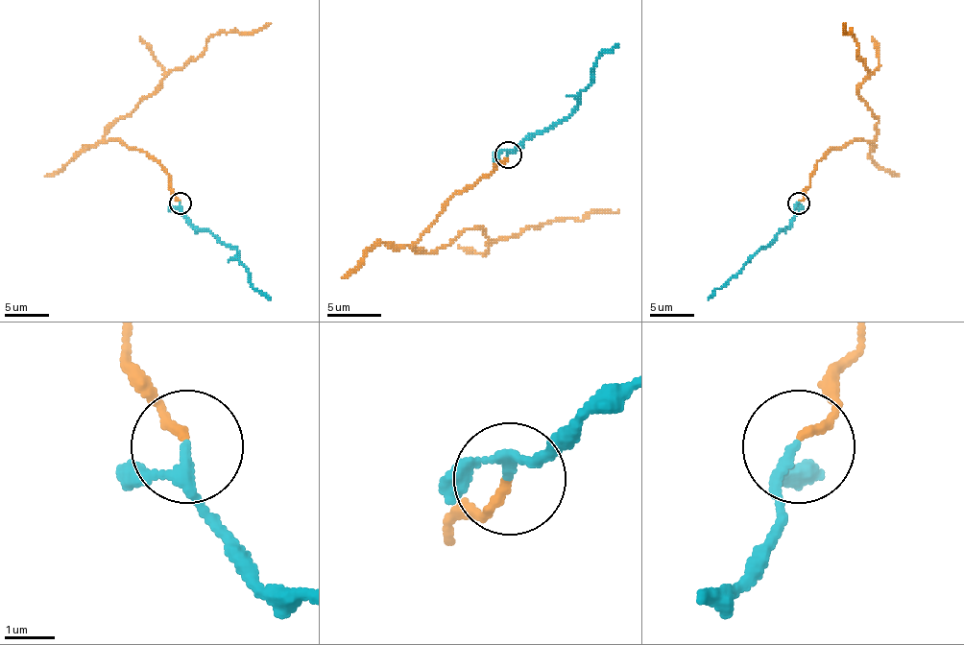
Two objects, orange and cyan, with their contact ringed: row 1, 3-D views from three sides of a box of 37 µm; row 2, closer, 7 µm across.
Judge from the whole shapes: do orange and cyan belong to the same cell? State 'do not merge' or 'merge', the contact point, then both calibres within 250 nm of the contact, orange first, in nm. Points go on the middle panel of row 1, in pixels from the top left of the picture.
merge; place (508, 155); calibres 160 and 170 nm

